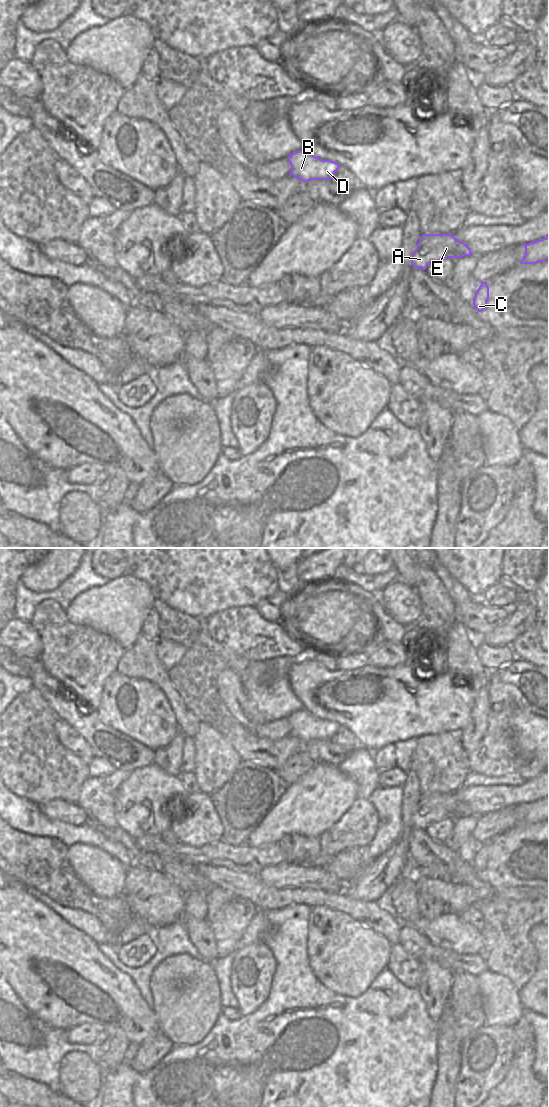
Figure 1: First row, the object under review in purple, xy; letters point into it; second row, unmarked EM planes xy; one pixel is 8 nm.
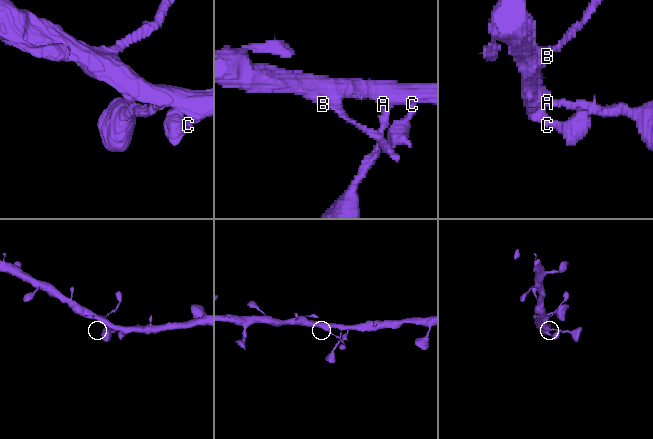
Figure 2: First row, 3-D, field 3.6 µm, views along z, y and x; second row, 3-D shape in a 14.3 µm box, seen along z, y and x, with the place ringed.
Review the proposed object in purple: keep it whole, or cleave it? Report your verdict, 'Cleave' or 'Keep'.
Keep.

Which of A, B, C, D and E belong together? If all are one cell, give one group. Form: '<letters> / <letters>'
A B C D E

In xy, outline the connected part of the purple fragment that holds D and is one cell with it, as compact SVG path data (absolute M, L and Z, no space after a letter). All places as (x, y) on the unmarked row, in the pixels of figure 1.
M304 708L289 715L290 735L302 742L310 740L331 740L340 724L332 720L322 720Z

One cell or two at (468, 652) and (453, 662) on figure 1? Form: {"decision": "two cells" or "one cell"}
{"decision": "one cell"}

